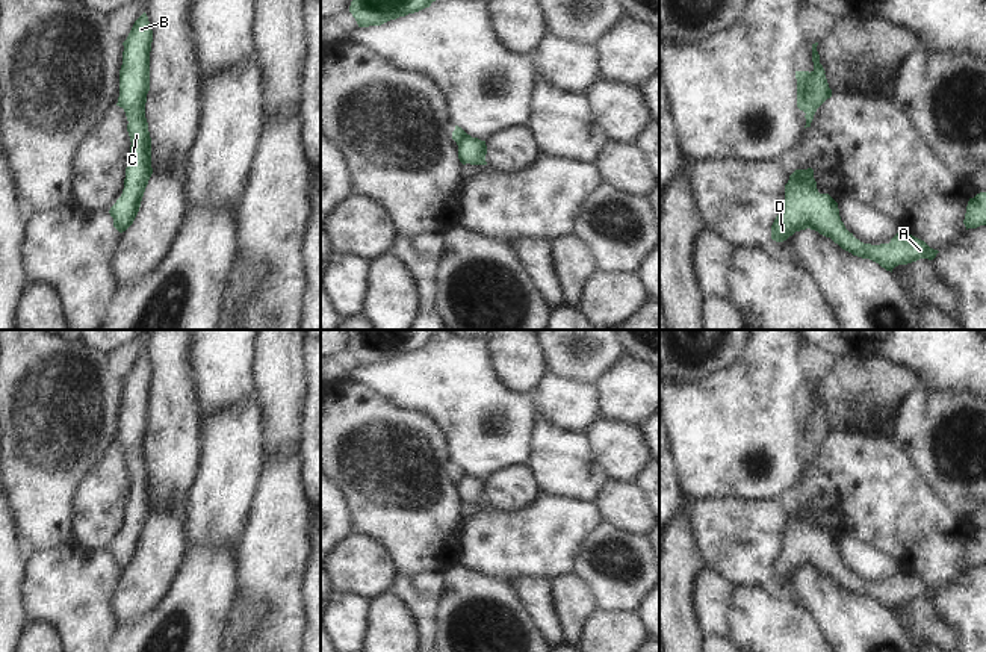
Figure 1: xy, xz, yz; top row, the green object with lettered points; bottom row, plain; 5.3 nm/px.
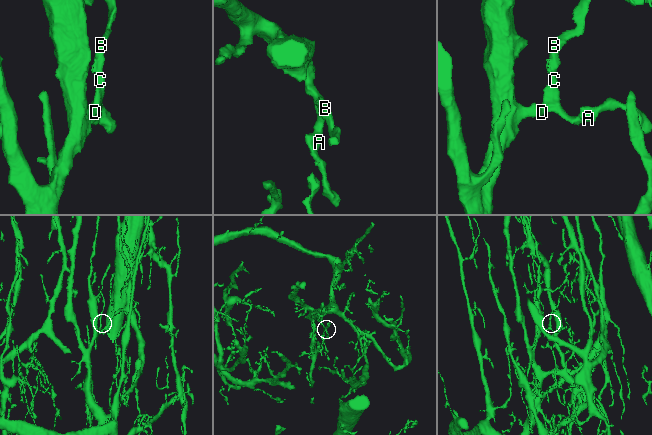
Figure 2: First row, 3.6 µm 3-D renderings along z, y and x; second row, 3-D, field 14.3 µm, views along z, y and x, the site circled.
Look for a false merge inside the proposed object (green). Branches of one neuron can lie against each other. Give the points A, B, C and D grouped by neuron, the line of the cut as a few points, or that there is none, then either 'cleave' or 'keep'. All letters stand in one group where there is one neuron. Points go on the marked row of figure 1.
A B C D | no cut | keep

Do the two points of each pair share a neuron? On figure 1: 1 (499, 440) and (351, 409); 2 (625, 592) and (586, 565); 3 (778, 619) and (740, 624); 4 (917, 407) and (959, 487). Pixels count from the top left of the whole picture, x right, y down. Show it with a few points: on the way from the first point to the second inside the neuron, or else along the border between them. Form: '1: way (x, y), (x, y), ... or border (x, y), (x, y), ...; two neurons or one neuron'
1: border (415, 410), (430, 415), (443, 428), (452, 460); two neurons
2: way (616, 583), (608, 575), (595, 571); one neuron
3: way (768, 624), (749, 624); one neuron
4: way (930, 428), (930, 451), (941, 465), (941, 471); one neuron

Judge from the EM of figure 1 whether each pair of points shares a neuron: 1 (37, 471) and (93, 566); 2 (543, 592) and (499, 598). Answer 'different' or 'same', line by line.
1: different
2: different

